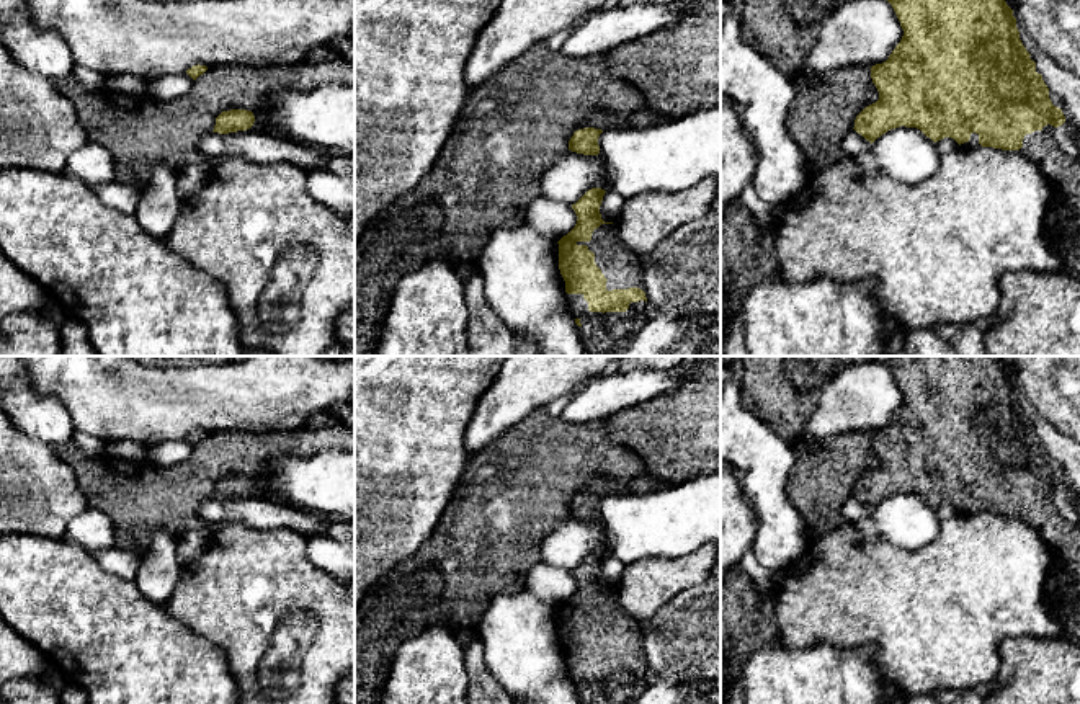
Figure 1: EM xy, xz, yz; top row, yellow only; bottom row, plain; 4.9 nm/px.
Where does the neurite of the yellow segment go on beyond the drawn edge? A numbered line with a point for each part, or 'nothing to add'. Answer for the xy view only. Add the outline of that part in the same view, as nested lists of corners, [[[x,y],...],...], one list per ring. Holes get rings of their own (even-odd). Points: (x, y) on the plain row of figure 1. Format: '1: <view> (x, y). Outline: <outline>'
nothing to add

